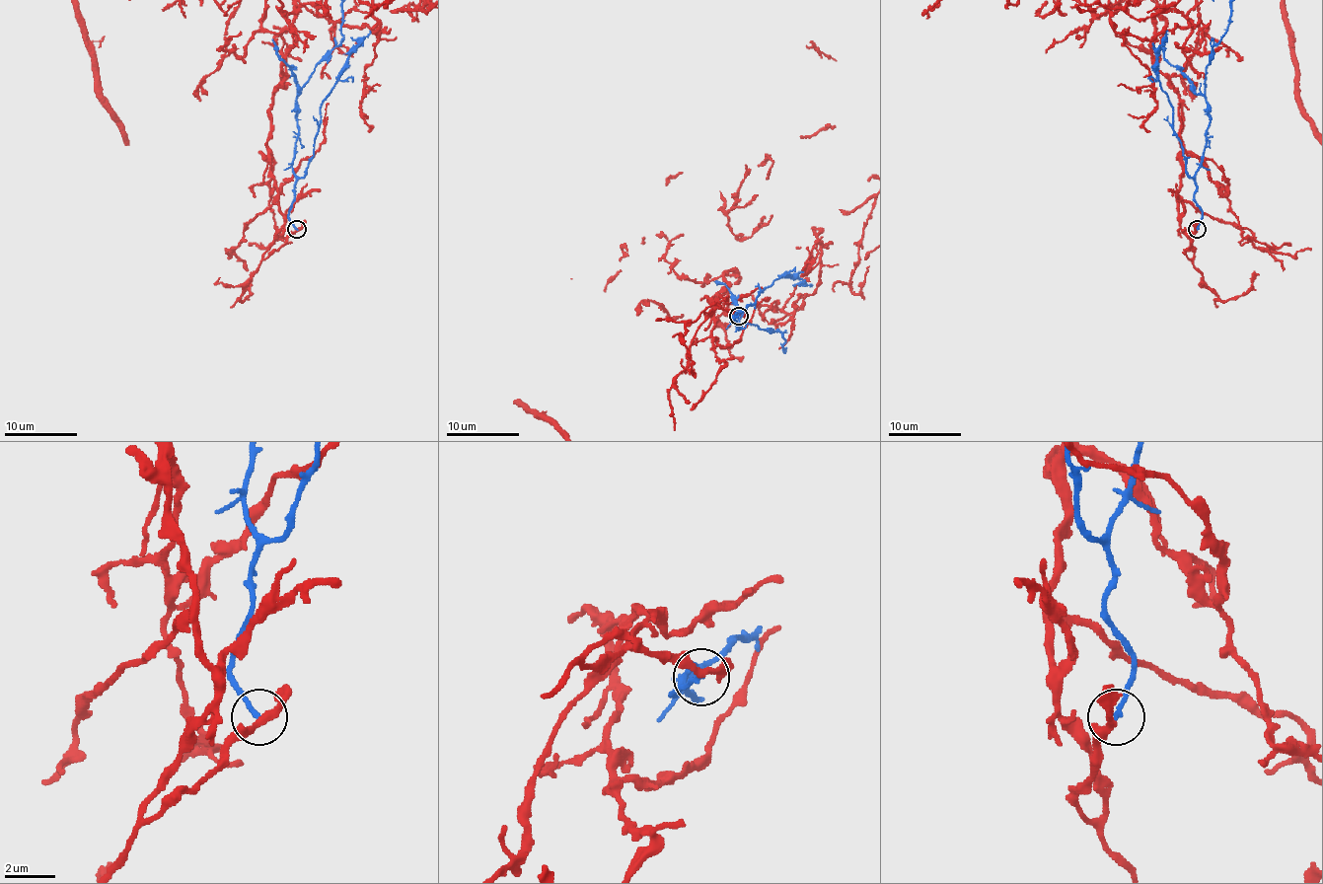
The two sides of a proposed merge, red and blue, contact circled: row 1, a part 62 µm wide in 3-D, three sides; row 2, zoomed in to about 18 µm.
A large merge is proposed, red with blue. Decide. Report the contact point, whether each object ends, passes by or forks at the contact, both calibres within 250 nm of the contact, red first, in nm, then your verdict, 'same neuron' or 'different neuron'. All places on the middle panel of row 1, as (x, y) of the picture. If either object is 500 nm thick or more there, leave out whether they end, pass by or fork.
place (739, 316); red passes by; blue ends; calibres 260 and 190 nm; different neuron

